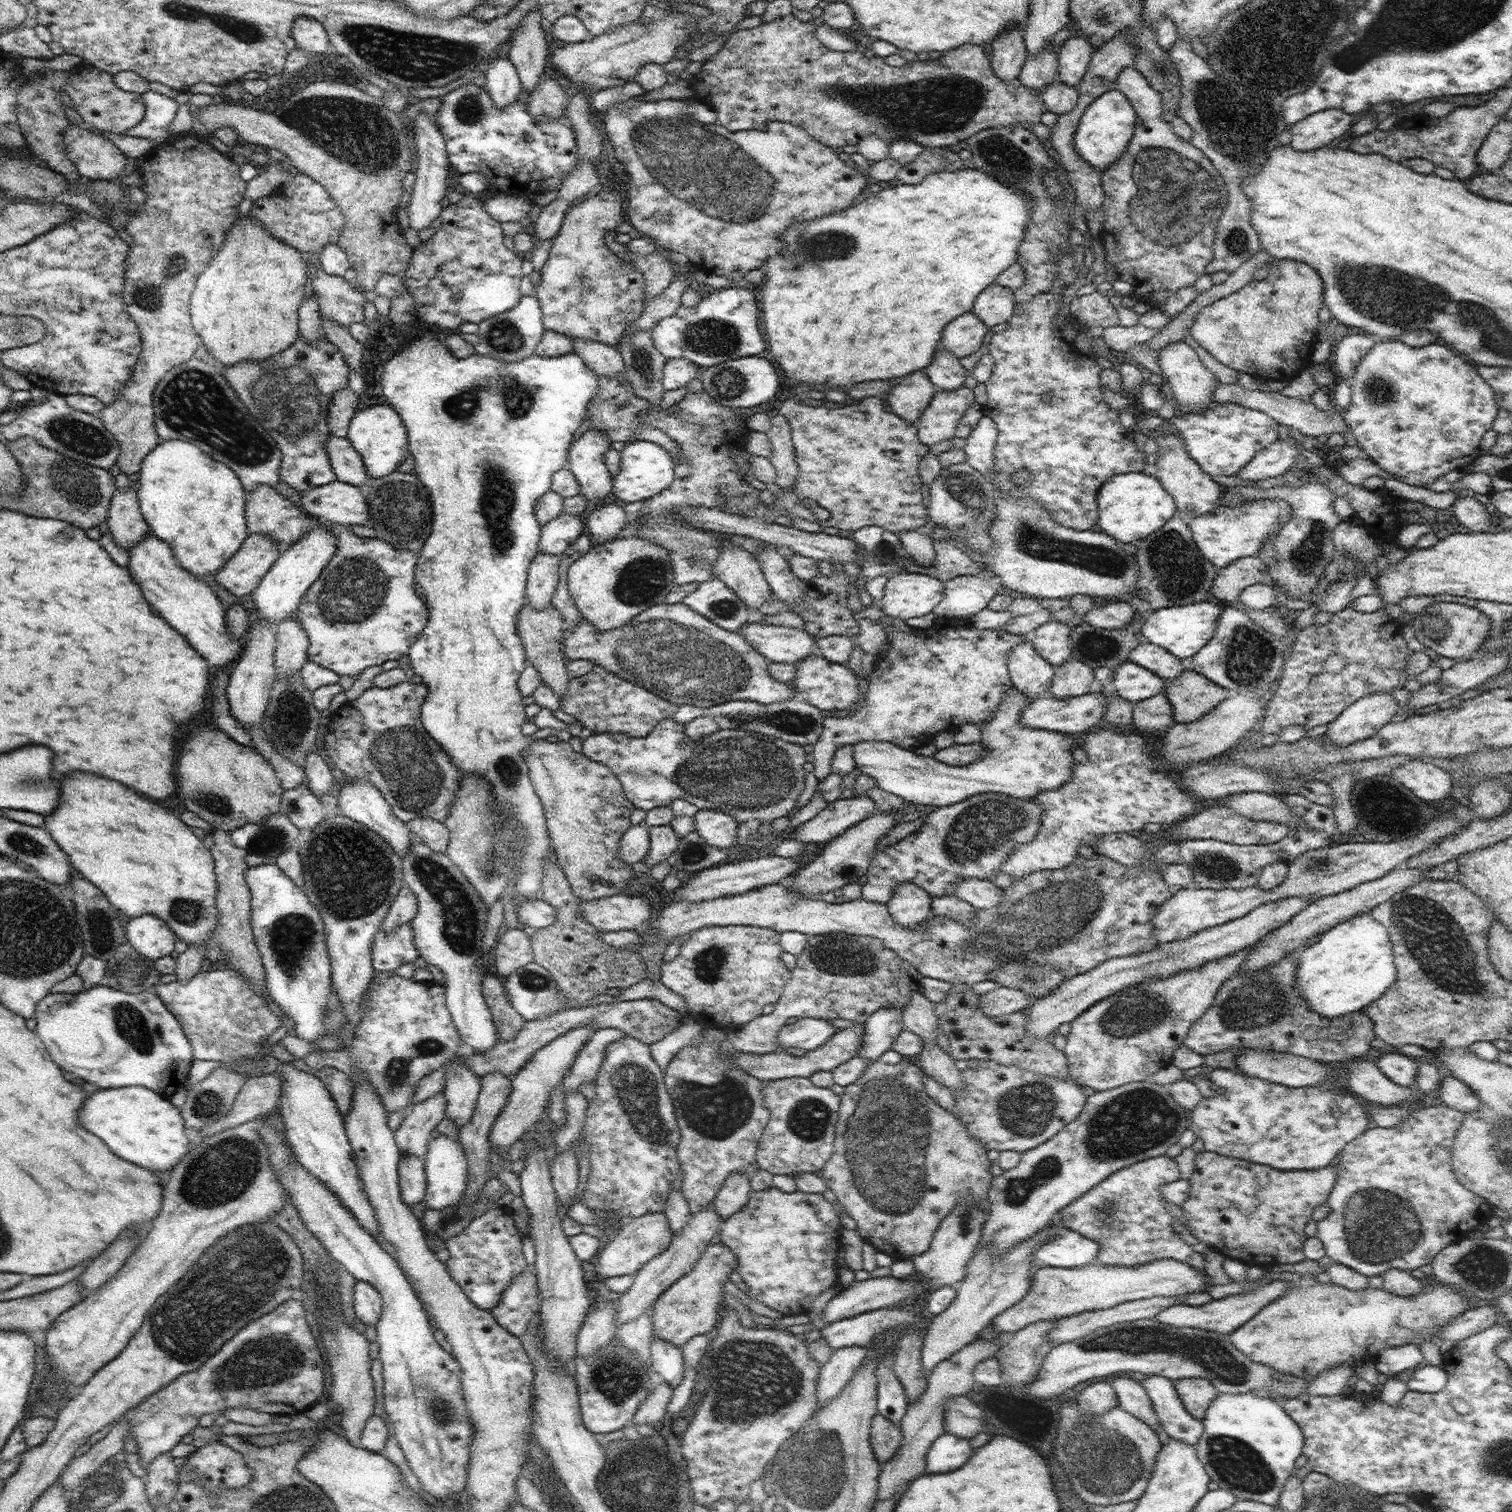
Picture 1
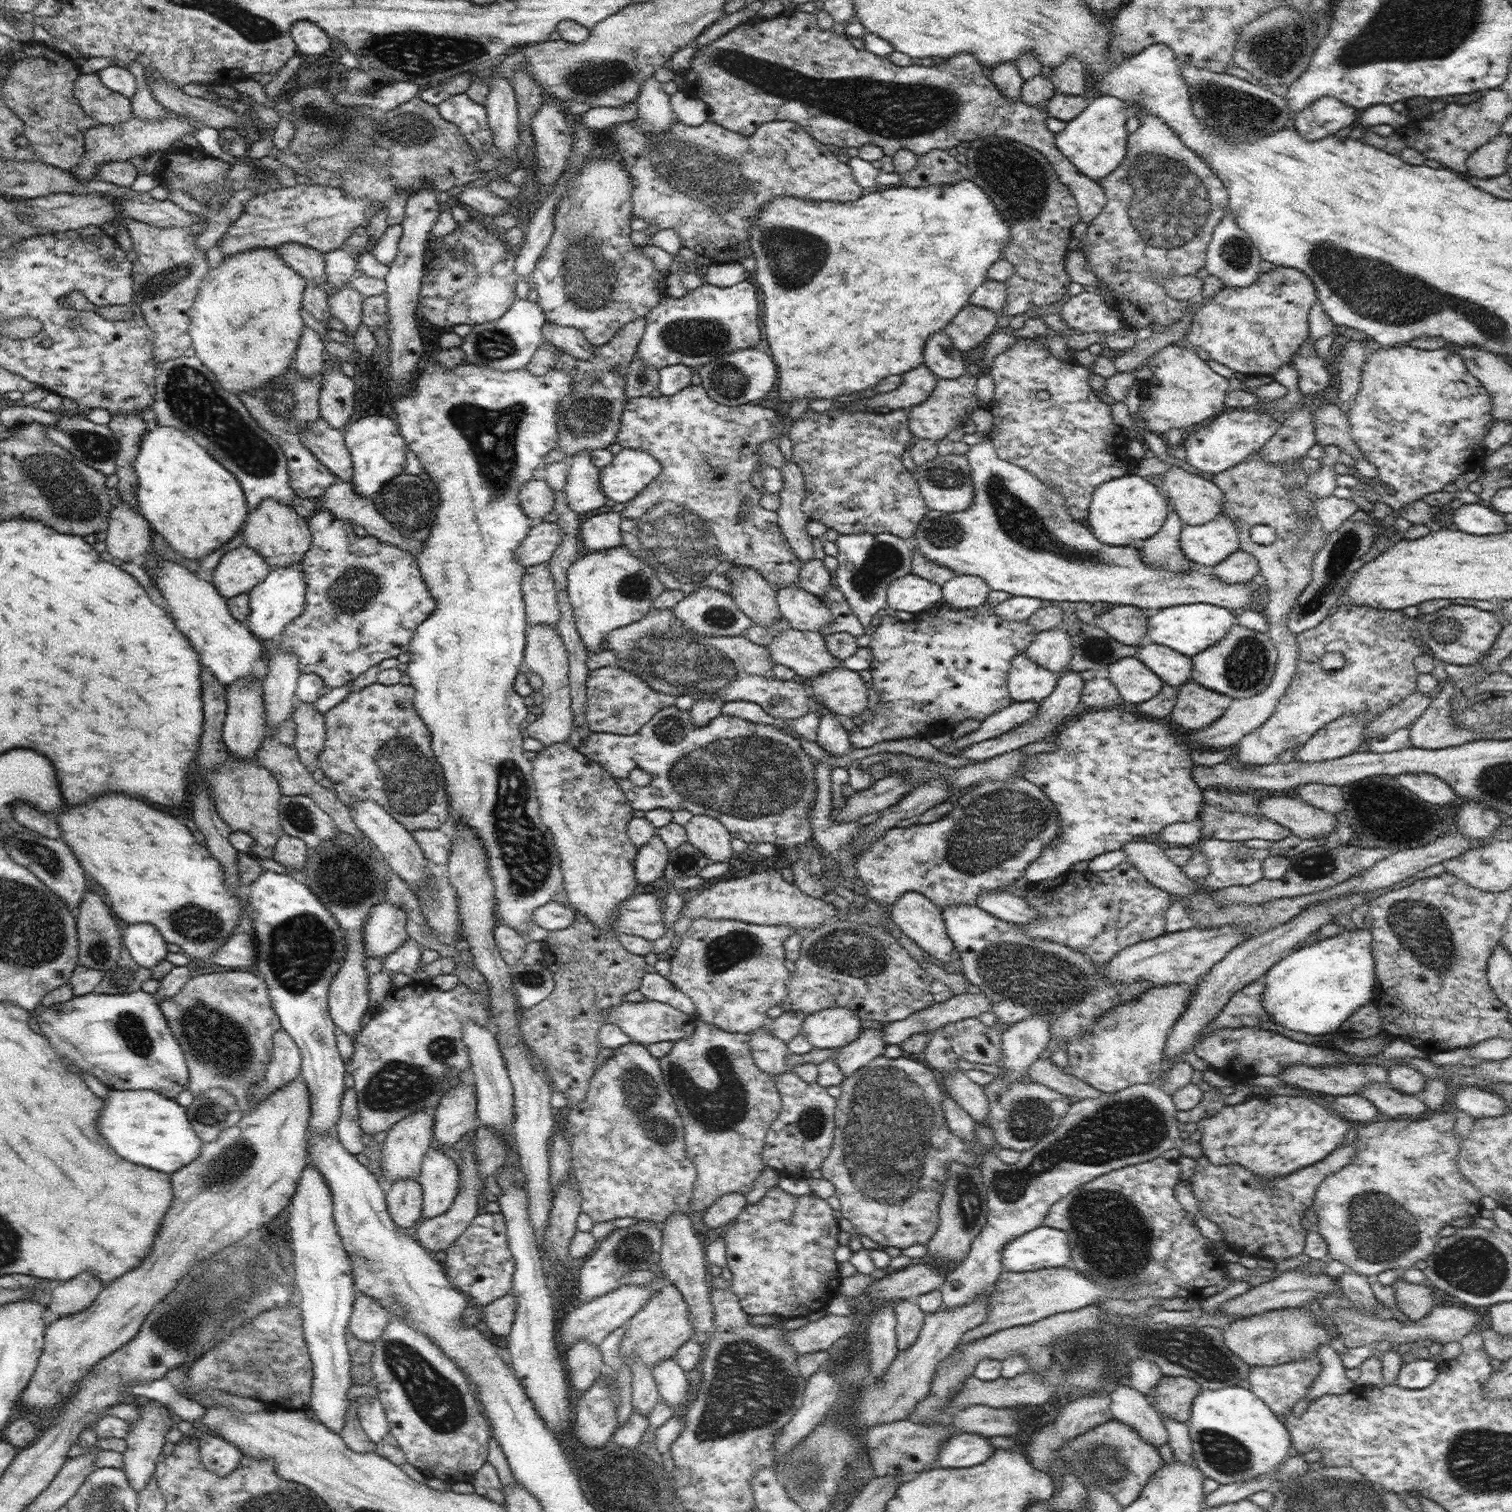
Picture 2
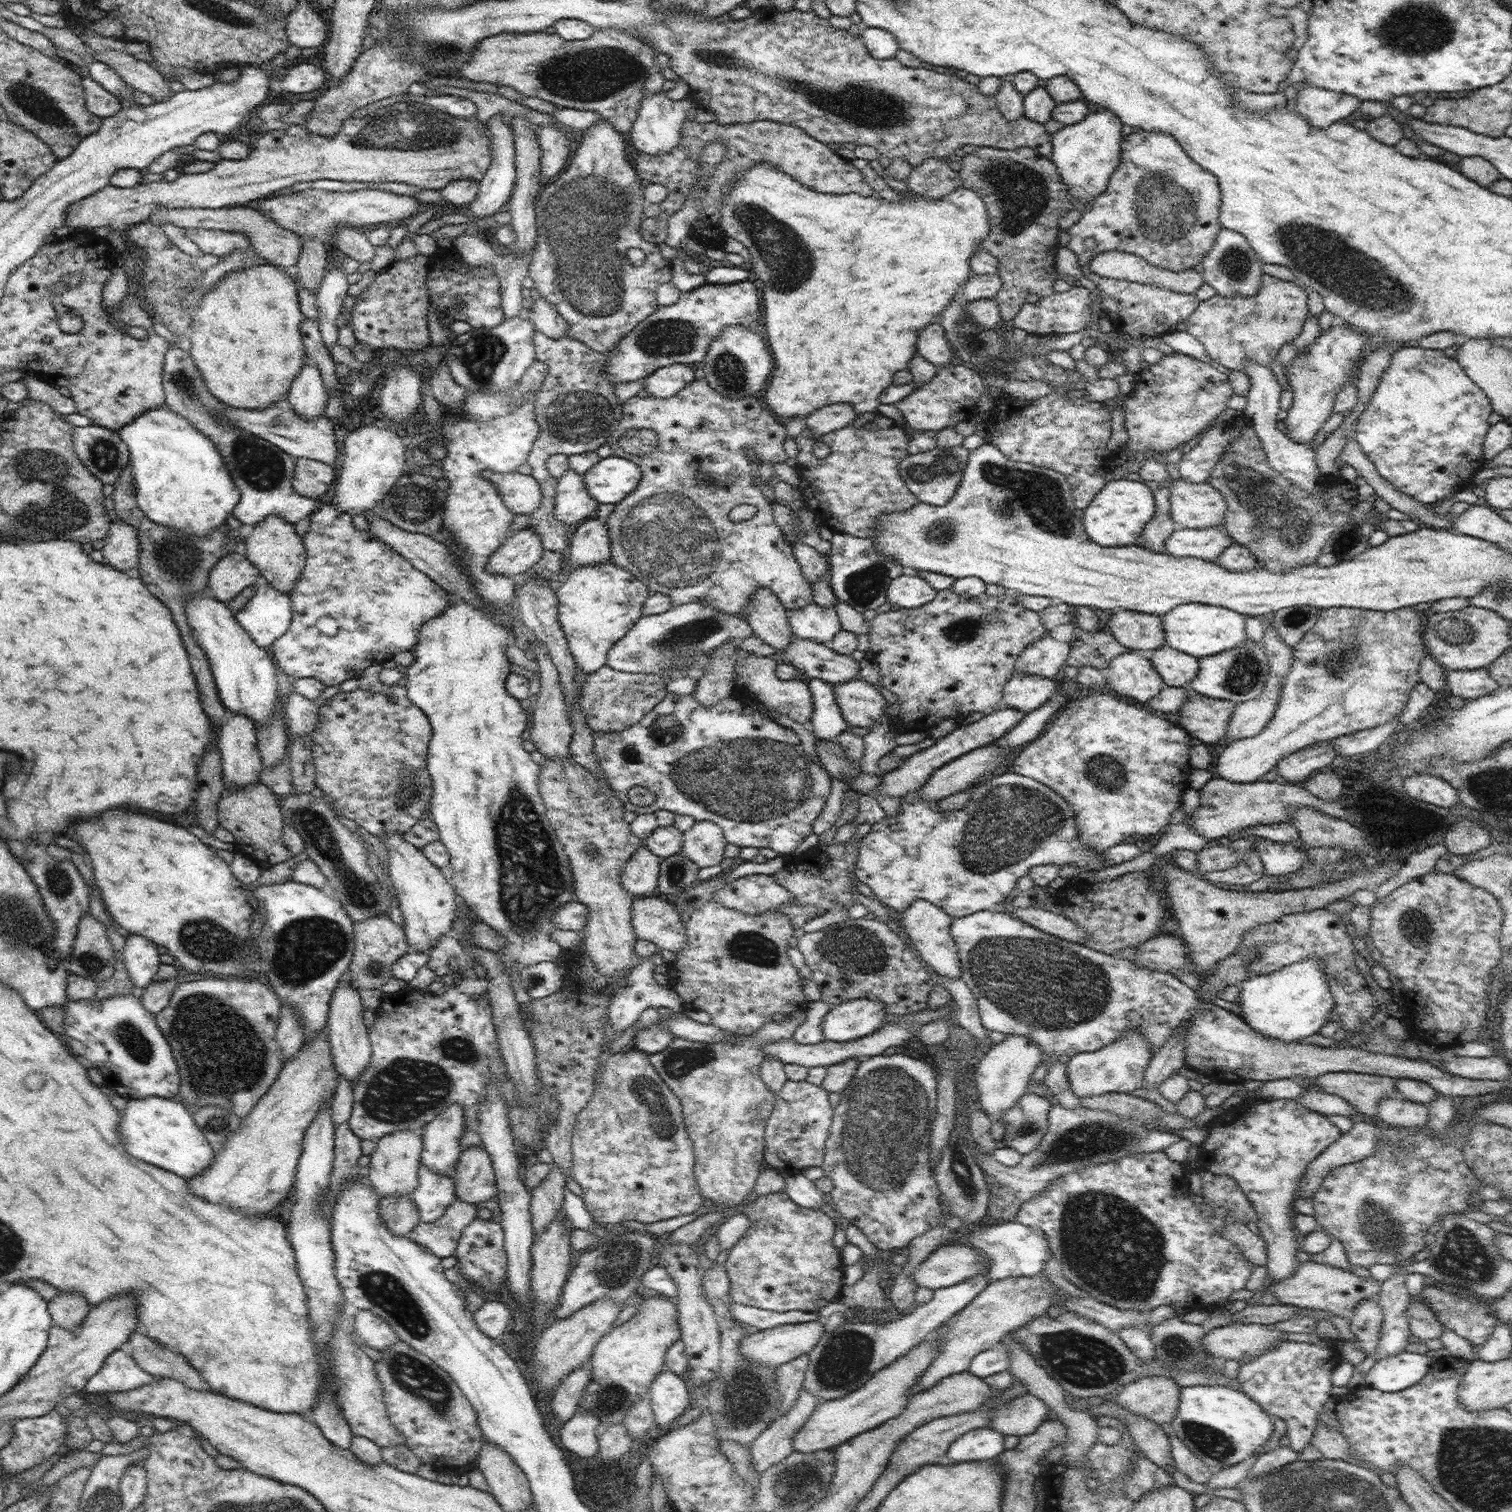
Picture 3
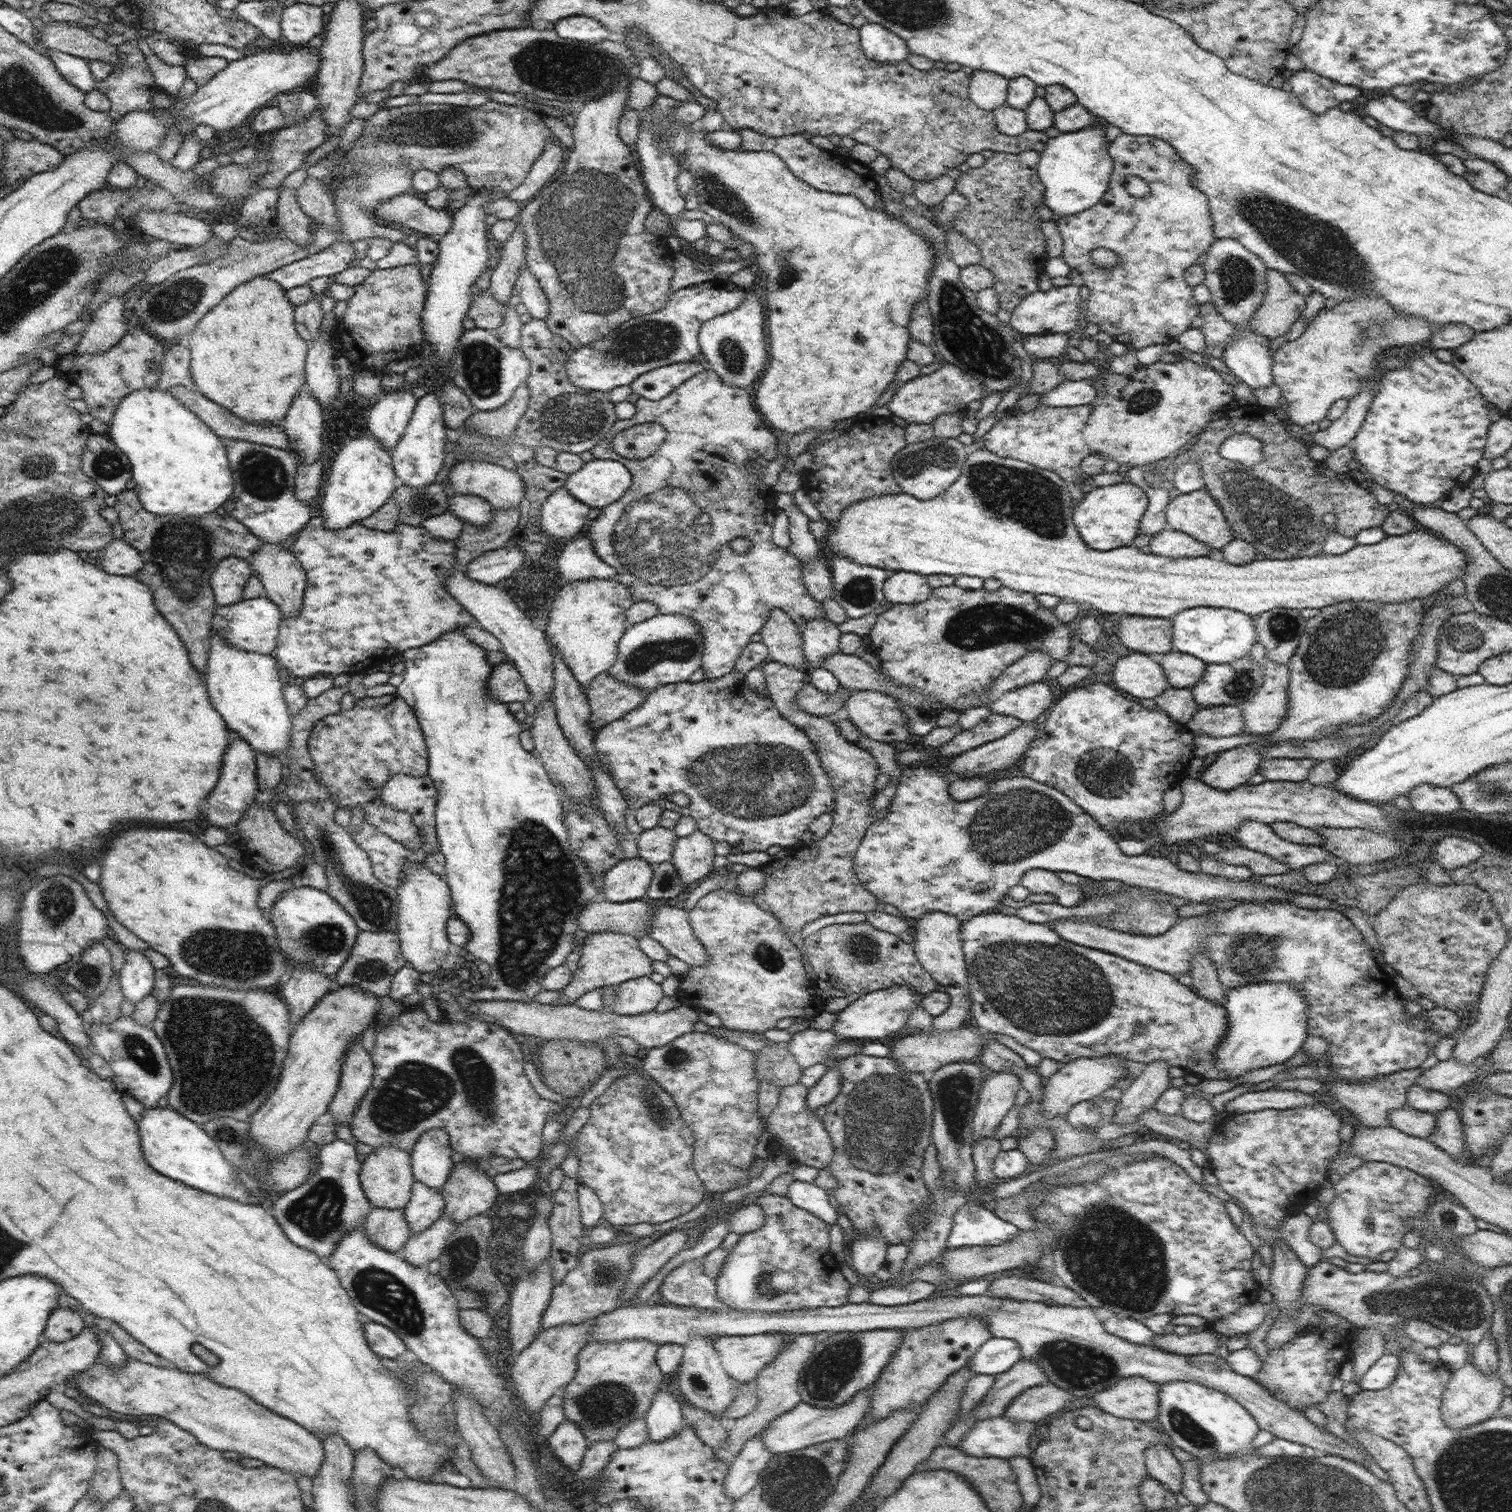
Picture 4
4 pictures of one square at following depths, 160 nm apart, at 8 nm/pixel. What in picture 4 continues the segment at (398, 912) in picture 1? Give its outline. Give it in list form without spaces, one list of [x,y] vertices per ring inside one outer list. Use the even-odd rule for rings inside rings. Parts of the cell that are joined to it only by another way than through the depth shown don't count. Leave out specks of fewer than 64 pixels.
[[[360,931],[348,961],[340,966],[340,971],[334,980],[337,980],[340,986],[357,984],[380,997],[390,994],[394,975],[408,964],[399,942],[397,932],[380,934],[380,932]]]

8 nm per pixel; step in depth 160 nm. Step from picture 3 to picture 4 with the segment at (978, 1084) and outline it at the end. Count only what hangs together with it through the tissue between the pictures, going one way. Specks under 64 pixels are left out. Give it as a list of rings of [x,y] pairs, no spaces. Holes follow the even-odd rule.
[[[1010,1071],[993,1072],[985,1076],[973,1116],[973,1144],[978,1139],[996,1135],[1002,1119],[1015,1104],[1021,1087],[1019,1075]]]

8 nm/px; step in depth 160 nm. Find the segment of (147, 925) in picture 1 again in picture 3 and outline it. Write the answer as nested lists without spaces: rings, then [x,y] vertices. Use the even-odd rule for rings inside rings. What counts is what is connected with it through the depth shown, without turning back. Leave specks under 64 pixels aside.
[[[126,934],[126,937],[123,947],[126,970],[135,986],[146,988],[161,966],[157,944],[138,934]]]

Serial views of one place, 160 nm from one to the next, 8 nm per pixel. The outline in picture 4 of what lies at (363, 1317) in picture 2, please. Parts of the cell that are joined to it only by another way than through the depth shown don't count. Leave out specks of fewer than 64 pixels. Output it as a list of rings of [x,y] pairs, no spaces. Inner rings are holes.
[[[364,1320],[363,1325],[367,1343],[377,1356],[395,1359],[406,1352],[404,1341],[388,1326],[368,1320]]]

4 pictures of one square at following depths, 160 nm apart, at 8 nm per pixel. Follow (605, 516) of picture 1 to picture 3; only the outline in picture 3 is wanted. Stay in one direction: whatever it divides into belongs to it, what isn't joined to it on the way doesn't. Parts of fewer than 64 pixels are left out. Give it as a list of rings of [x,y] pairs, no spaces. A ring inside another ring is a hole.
[[[606,519],[584,520],[571,530],[570,561],[567,572],[582,566],[598,566],[611,561],[610,535]]]

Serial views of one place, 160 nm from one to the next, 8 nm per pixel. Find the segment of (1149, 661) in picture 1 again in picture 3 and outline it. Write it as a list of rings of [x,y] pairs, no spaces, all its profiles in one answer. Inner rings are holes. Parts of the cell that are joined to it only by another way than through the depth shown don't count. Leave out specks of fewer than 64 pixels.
[[[1166,644],[1156,649],[1150,660],[1164,684],[1171,687],[1189,686],[1199,669],[1199,659]]]

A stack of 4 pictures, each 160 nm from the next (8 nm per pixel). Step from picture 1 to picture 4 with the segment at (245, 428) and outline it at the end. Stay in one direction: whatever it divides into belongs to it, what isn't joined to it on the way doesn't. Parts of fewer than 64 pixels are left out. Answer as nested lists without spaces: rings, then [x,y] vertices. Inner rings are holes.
[[[186,342],[168,343],[164,356],[159,387],[164,392],[171,392],[177,385],[193,391],[198,390],[190,372],[191,352]],[[232,440],[227,447],[227,458],[234,491],[223,503],[226,514],[237,518],[266,543],[282,543],[308,524],[312,518],[312,508],[309,503],[299,501],[294,493],[298,465],[294,455],[269,445]]]

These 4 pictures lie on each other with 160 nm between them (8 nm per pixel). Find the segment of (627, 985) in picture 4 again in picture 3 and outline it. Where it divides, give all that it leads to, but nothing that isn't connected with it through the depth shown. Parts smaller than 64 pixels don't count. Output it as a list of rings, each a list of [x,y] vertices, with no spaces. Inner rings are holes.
[[[651,959],[640,960],[634,967],[634,970],[628,974],[628,986],[619,988],[614,992],[614,996],[610,999],[610,1006],[608,1007],[608,1018],[611,1022],[611,1028],[618,1034],[623,1034],[626,1028],[629,1028],[636,1023],[640,1015],[646,1008],[650,1007],[666,1007],[674,1012],[684,1012],[685,1006],[680,995],[667,985],[660,985],[653,978],[657,968]]]

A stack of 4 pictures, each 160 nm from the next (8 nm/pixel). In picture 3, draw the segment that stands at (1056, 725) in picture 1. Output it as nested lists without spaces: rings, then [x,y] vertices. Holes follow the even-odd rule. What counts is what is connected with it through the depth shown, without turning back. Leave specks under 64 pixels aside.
[[[1002,707],[992,714],[984,715],[974,723],[958,726],[950,734],[937,739],[932,746],[903,759],[896,770],[885,773],[882,782],[877,787],[879,792],[888,794],[891,797],[907,798],[909,792],[917,792],[917,790],[921,789],[937,768],[975,748],[991,744],[995,740],[1002,738],[1024,718],[1024,715],[1025,713],[1021,710],[1013,709],[1012,707]]]

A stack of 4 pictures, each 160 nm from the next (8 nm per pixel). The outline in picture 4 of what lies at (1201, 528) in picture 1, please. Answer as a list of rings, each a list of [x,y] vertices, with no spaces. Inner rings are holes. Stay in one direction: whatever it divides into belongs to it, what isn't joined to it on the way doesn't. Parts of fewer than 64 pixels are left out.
[[[1166,528],[1152,537],[1150,554],[1158,554],[1164,558],[1197,558],[1200,556],[1218,556],[1202,541],[1197,541],[1189,534]]]

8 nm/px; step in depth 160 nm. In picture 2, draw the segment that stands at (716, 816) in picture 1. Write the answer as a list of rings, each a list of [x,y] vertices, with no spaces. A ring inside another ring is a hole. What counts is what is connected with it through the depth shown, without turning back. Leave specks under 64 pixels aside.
[[[694,815],[684,828],[687,841],[701,850],[709,862],[725,862],[734,854],[732,836],[717,818]]]

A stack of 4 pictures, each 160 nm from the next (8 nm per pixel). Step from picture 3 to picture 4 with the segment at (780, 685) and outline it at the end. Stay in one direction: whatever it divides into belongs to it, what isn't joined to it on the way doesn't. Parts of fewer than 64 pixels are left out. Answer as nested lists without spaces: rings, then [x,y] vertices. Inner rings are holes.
[[[805,682],[796,694],[796,705],[808,714],[814,716],[834,717],[838,712],[843,711],[846,700],[850,698],[854,690],[844,689],[841,686],[838,693],[826,695],[818,690],[812,683]]]

